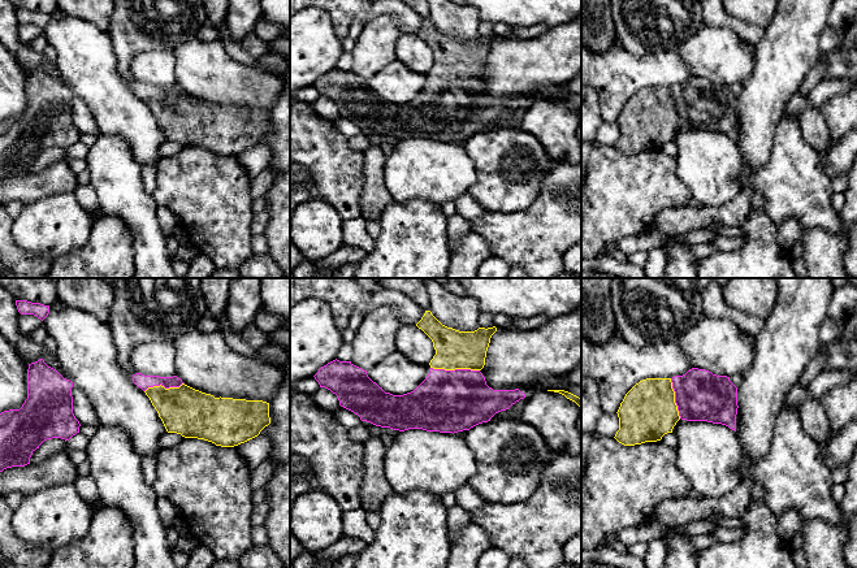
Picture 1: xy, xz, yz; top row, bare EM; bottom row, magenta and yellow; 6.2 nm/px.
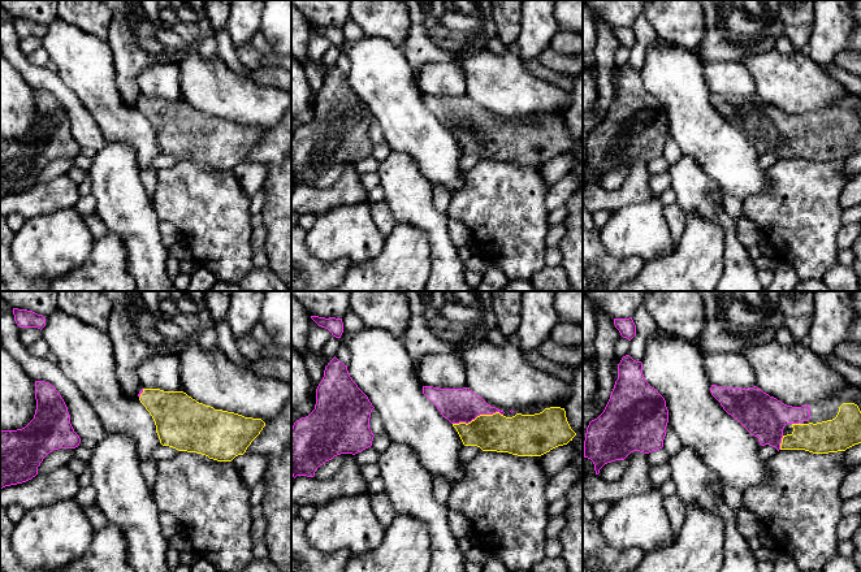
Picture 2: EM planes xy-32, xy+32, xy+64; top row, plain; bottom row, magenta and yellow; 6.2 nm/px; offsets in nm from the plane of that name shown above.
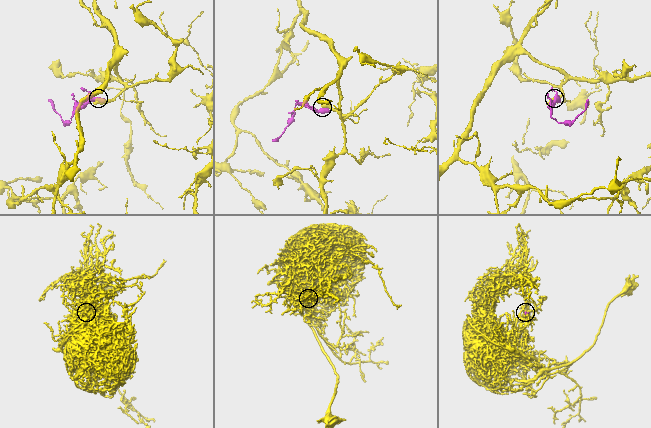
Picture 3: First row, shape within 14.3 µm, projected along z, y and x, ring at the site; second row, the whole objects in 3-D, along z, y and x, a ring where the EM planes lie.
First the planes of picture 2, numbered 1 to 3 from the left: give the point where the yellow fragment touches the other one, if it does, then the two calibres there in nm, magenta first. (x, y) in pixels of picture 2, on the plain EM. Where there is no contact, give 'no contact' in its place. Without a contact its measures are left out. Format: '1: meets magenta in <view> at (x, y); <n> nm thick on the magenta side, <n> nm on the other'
1: meets magenta in xy-32 at (142, 100); 20 nm thick on the magenta side, 280 nm on the other
2: meets magenta in xy+32 at (477, 124); 200 nm thick on the magenta side, 220 nm on the other
3: meets magenta in xy+64 at (781, 151); 260 nm thick on the magenta side, 190 nm on the other

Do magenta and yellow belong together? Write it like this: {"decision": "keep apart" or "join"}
{"decision": "join"}

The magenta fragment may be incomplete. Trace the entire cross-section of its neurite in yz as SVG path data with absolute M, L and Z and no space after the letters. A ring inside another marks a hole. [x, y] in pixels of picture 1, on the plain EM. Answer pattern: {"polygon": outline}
{"polygon": "M692 77L685 83L672 87L646 87L636 92L620 112L616 121L619 126L619 139L614 147L624 155L657 151L661 149L665 143L672 142L674 135L680 127L722 133L736 140L737 117L737 96L727 84L717 84L705 78Z"}

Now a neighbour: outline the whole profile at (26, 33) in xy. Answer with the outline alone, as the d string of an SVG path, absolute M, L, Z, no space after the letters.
M21 23L17 31L18 40L25 45L29 45L29 43L34 38L36 38L40 32L42 32L42 29L34 23Z

